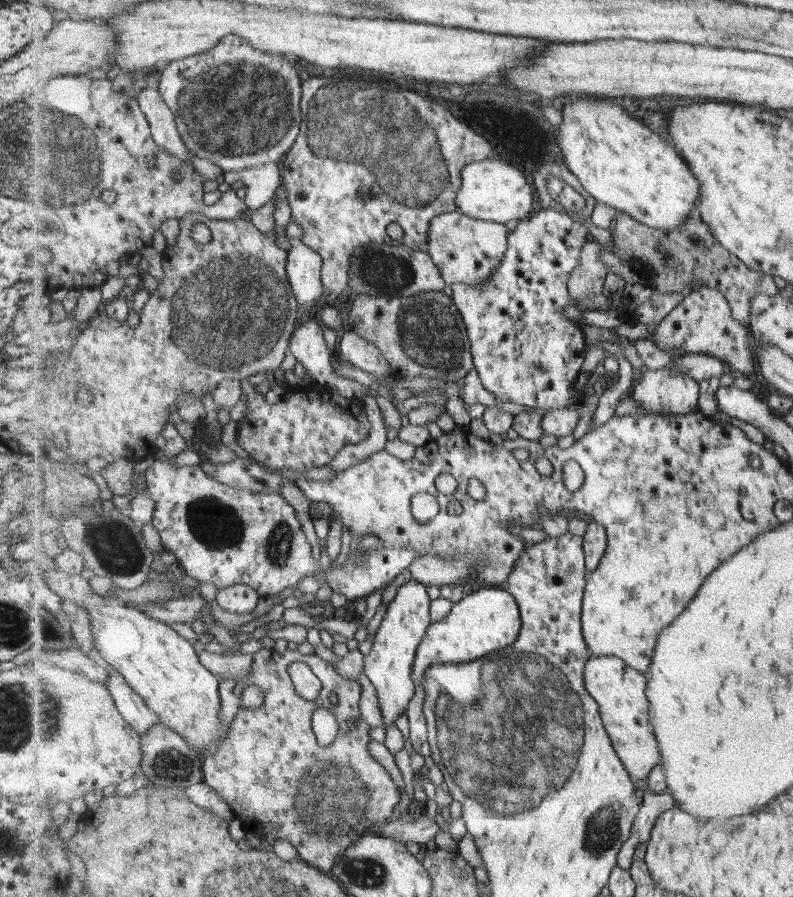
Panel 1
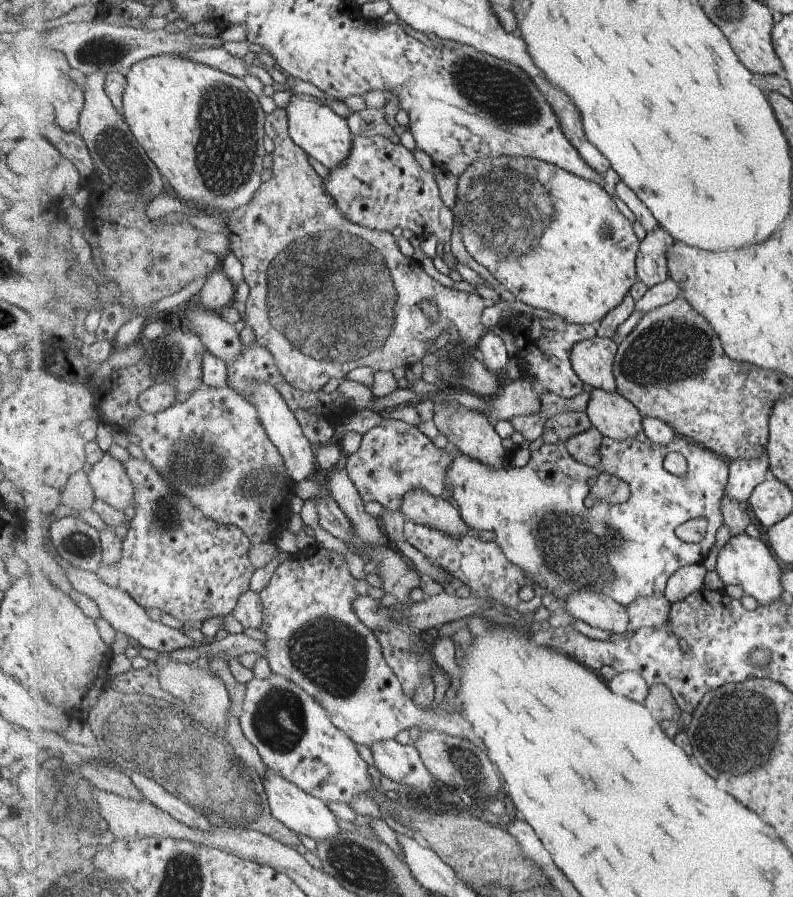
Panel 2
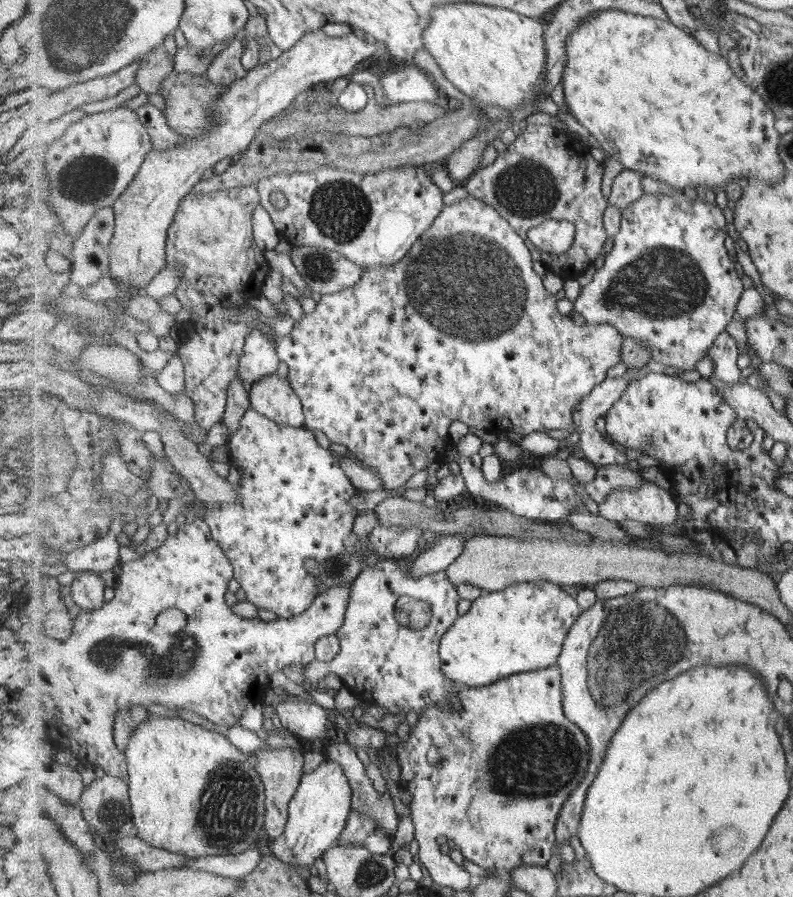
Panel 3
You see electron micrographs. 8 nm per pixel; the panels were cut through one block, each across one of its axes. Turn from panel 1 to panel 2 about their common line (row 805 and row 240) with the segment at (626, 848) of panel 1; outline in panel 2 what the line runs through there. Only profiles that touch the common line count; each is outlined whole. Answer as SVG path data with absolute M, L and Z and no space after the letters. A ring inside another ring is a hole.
M661 224L651 232L646 232L640 241L637 255L638 278L647 286L652 287L670 278L668 250L675 244L674 236Z

